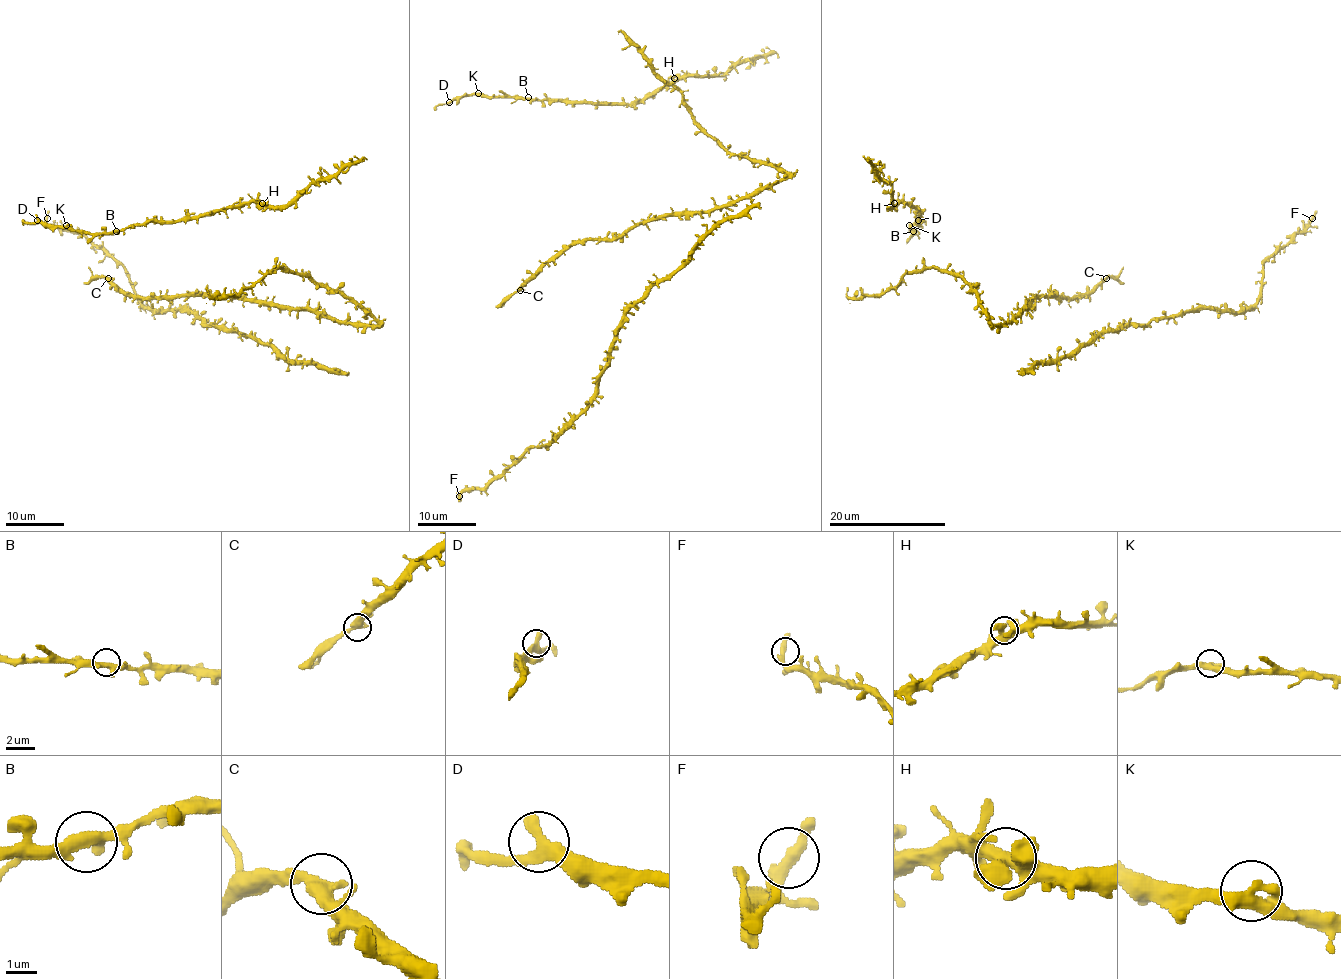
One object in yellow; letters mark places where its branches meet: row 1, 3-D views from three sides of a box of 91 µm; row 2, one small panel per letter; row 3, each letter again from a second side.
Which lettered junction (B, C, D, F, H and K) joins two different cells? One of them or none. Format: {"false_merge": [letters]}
{"false_merge": ["C"]}

